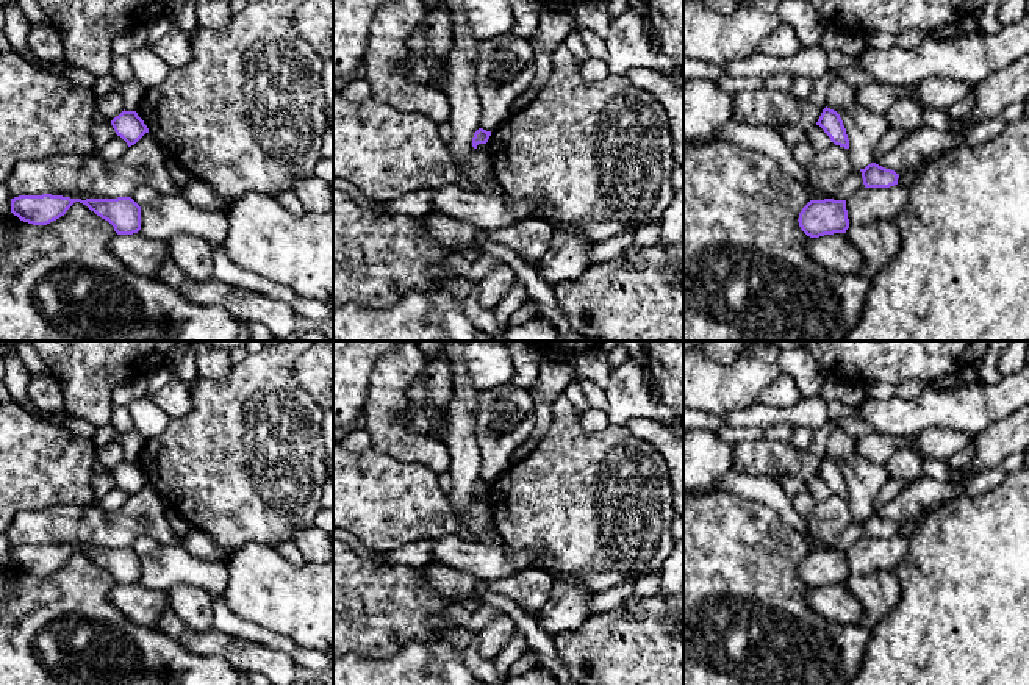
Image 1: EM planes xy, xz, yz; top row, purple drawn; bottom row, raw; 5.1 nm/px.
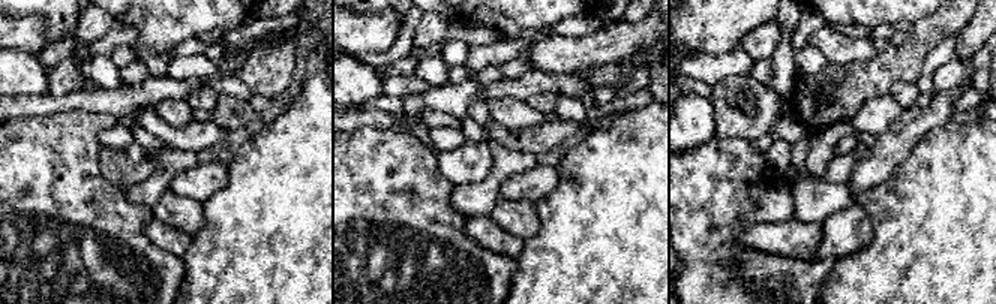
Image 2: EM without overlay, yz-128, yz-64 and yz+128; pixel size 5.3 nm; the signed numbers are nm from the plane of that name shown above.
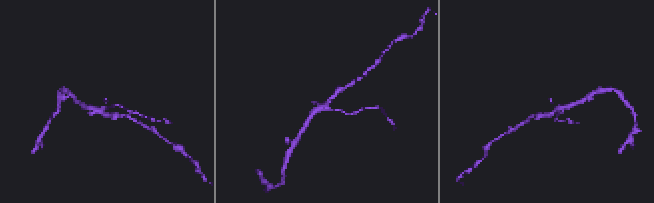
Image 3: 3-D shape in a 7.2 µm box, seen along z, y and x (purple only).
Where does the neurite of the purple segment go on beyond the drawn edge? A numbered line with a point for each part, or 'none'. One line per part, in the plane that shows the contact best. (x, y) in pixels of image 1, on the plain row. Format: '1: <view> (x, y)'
none

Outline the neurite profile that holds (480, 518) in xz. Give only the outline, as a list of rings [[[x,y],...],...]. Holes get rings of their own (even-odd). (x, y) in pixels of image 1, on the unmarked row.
[[[474,499],[466,518],[466,532],[477,541],[479,535],[493,525],[494,518],[489,502]]]

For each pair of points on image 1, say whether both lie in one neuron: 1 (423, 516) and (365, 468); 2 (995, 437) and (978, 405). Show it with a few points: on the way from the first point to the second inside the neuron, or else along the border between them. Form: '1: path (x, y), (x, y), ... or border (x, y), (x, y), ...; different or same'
1: path (408, 507), (399, 502), (379, 482); same
2: border (1012, 412), (975, 435); different

